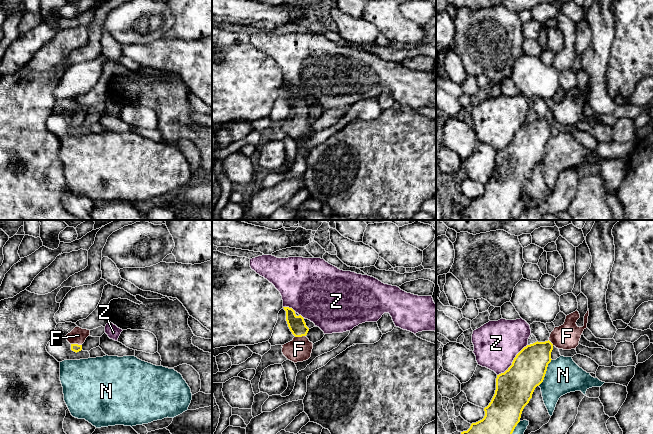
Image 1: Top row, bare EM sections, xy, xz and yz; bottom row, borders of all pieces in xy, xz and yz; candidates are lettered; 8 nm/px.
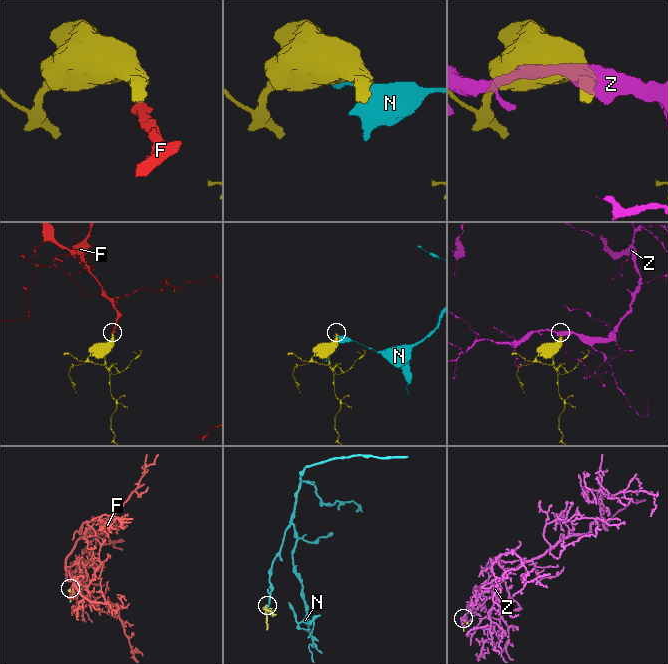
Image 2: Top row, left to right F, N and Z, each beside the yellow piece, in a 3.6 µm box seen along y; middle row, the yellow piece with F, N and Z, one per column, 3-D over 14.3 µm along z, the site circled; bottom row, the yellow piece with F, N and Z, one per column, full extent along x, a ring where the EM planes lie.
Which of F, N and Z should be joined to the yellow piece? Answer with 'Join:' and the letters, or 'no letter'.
Join: F

